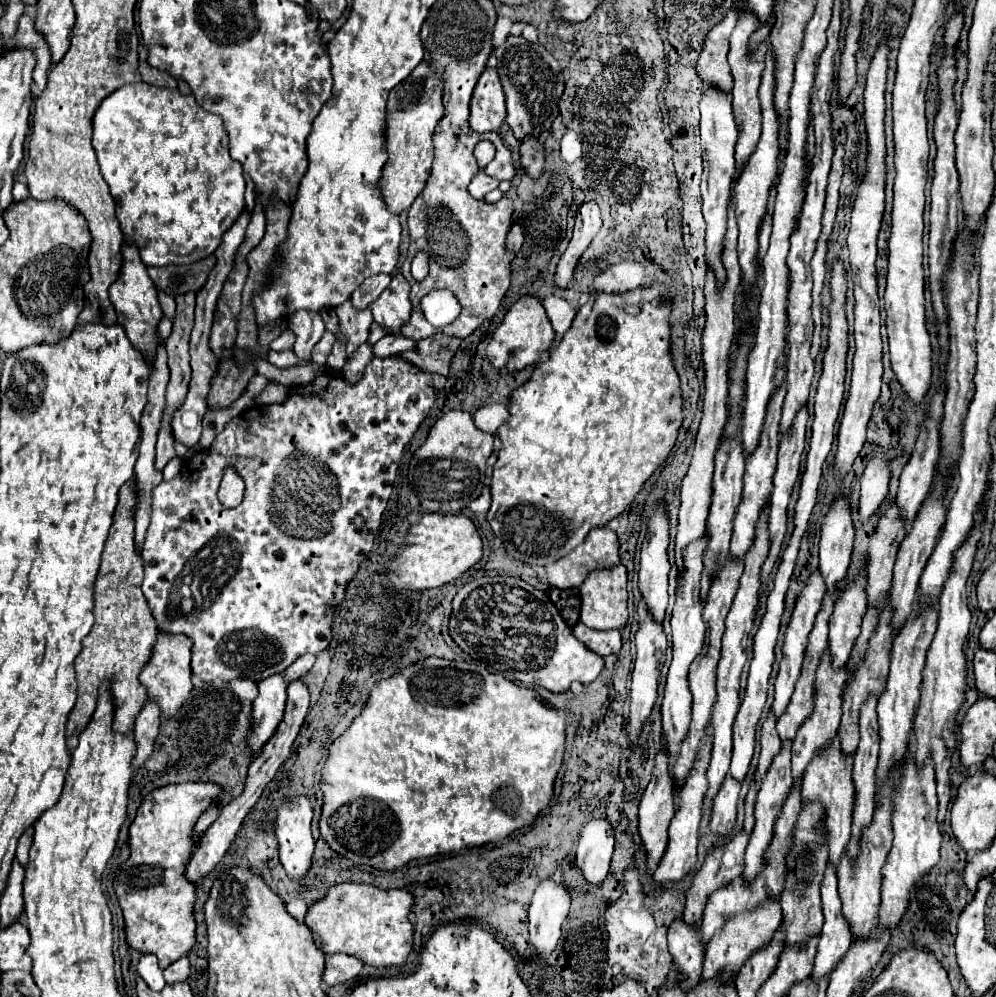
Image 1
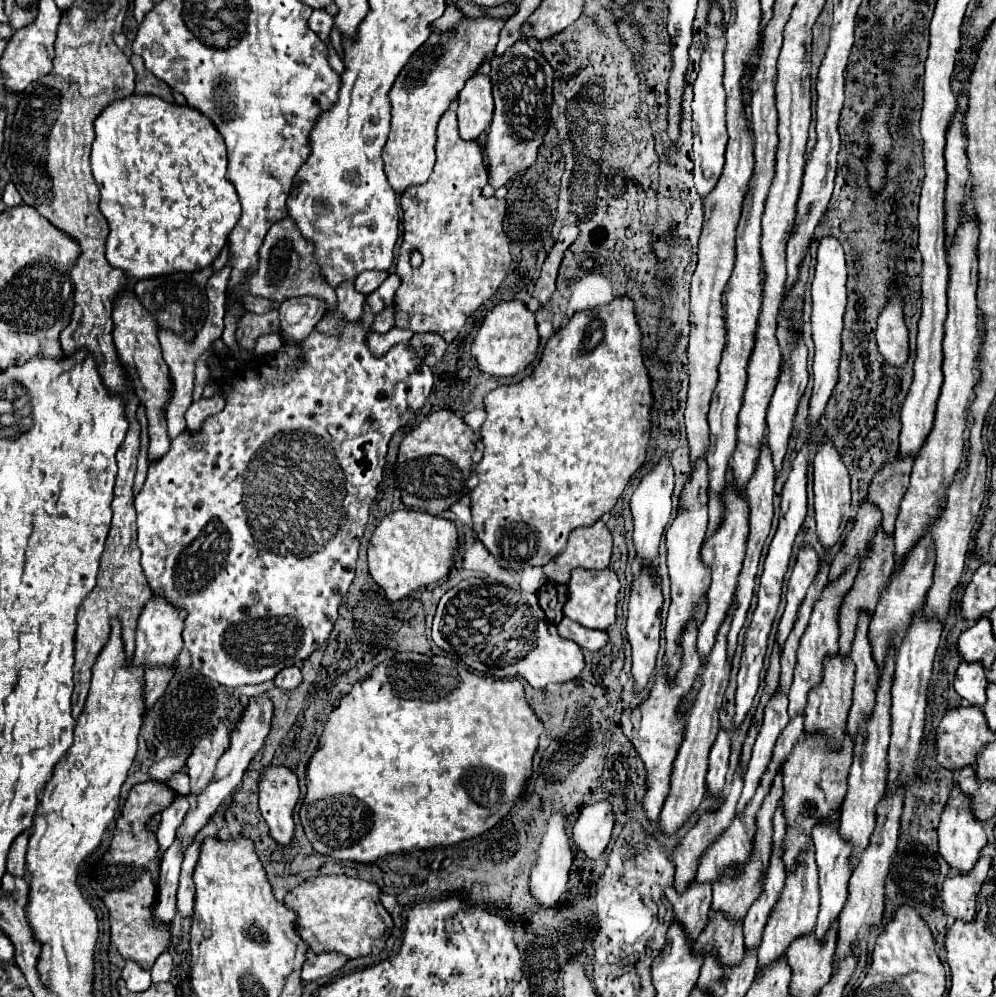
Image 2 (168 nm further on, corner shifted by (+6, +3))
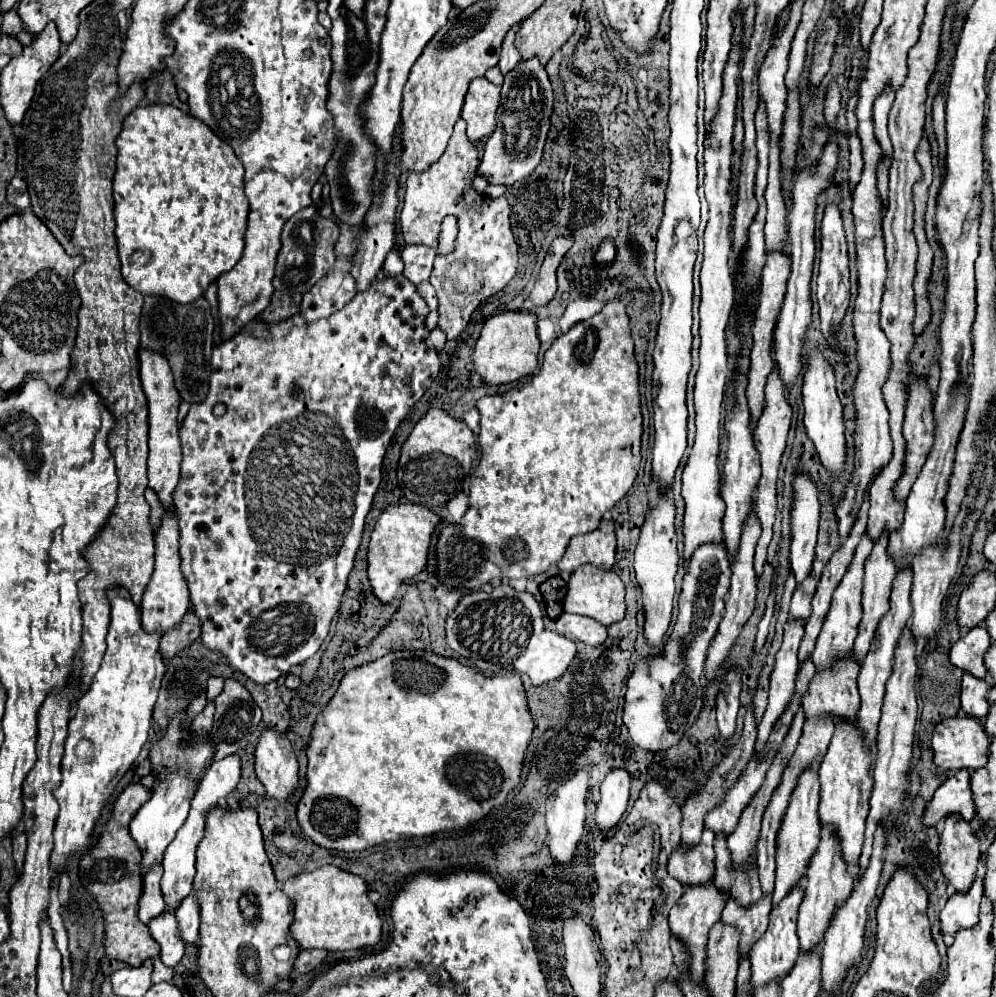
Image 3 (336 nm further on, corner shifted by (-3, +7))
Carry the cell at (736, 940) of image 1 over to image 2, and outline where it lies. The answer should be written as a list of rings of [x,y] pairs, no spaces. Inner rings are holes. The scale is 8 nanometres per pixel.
[[[778,771],[772,787],[770,787],[770,793],[766,795],[766,799],[762,801],[762,807],[758,811],[758,823],[756,823],[756,833],[754,833],[754,851],[750,855],[750,863],[746,863],[746,867],[738,875],[728,875],[726,879],[718,879],[718,883],[712,885],[712,889],[714,889],[712,909],[722,911],[724,915],[728,915],[734,921],[742,921],[746,911],[750,909],[750,905],[760,895],[760,885],[762,885],[760,881],[762,881],[762,875],[768,867],[768,859],[772,853],[772,817],[774,817],[776,803],[780,801],[780,797],[782,797],[782,771]]]

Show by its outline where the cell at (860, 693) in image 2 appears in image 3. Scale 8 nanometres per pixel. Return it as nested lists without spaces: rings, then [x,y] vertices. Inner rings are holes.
[[[881,537],[865,563],[863,619],[859,623],[859,635],[855,639],[855,659],[859,665],[867,657],[879,621],[889,611],[889,593],[895,579],[895,567],[891,567],[891,559],[887,559],[887,541],[887,537]]]

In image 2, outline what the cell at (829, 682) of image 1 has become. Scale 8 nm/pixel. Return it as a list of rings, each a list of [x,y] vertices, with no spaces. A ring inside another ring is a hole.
[[[854,559],[852,567],[846,569],[836,581],[828,583],[822,591],[822,595],[818,597],[818,603],[814,605],[812,609],[812,617],[810,617],[810,623],[800,639],[800,647],[798,647],[798,653],[796,653],[796,667],[794,667],[794,679],[792,679],[792,685],[790,685],[790,691],[788,691],[788,699],[790,699],[790,707],[788,707],[788,713],[790,717],[796,717],[796,713],[804,711],[806,707],[806,695],[808,691],[820,683],[822,679],[822,661],[826,655],[834,655],[838,651],[838,609],[840,609],[840,603],[844,599],[844,595],[848,593],[848,589],[852,587],[854,583],[854,577],[858,573],[858,561]]]

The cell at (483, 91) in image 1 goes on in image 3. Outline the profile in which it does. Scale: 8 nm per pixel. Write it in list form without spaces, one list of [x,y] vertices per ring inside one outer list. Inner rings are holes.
[[[485,77],[471,81],[465,95],[461,117],[467,121],[467,137],[477,143],[495,131],[495,113],[499,107],[499,85],[493,85]]]

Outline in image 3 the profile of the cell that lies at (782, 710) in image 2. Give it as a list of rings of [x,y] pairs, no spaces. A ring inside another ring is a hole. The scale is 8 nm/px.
[[[787,623],[785,625],[785,637],[783,645],[777,653],[777,661],[771,673],[771,687],[769,687],[769,705],[767,711],[759,723],[759,735],[757,735],[757,745],[755,751],[761,753],[767,745],[767,739],[783,715],[783,711],[789,707],[791,699],[795,697],[795,675],[799,671],[799,661],[797,661],[797,649],[803,639],[803,623]]]

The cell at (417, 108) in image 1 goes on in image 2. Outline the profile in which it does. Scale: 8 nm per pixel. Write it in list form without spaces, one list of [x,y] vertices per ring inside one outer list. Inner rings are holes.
[[[464,17],[452,31],[432,33],[400,71],[394,87],[390,89],[392,129],[382,151],[386,177],[396,193],[402,193],[412,185],[426,183],[430,177],[436,161],[434,145],[440,115],[448,111],[464,83],[478,71],[486,57],[494,53],[504,23],[506,19],[502,17]]]

